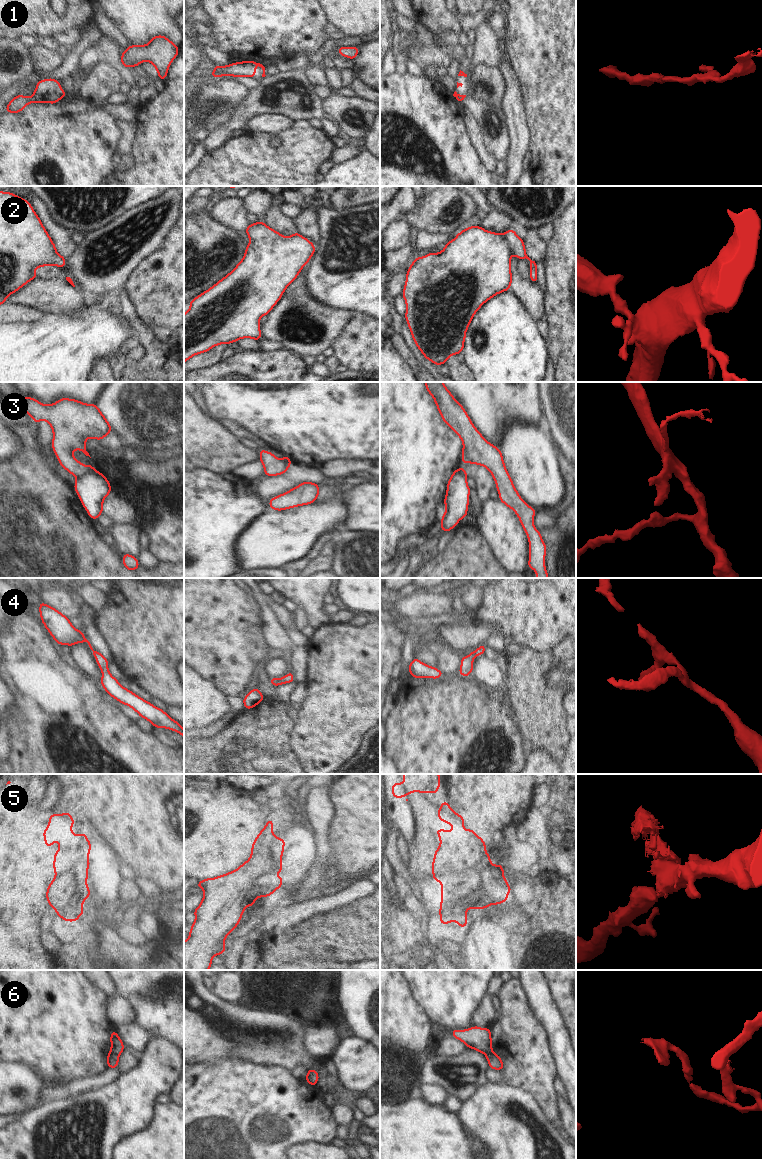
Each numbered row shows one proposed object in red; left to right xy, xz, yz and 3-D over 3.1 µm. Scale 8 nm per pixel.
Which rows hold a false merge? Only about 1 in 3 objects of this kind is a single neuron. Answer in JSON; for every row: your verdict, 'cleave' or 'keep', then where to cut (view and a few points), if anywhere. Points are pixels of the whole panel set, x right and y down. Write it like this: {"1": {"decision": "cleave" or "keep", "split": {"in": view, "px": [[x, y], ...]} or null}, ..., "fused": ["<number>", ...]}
{"1": {"decision": "keep", "split": null}, "2": {"decision": "keep", "split": null}, "3": {"decision": "cleave", "split": {"in": "xy", "px": [[93, 468], [88, 473], [77, 478]]}}, "4": {"decision": "keep", "split": null}, "5": {"decision": "cleave", "split": {"in": "yz", "px": [[491, 864], [486, 868], [459, 871], [453, 878], [440, 881]]}}, "6": {"decision": "cleave", "split": {"in": "xy", "px": [[110, 1051], [118, 1056]]}}, "fused": ["3", "5", "6"]}

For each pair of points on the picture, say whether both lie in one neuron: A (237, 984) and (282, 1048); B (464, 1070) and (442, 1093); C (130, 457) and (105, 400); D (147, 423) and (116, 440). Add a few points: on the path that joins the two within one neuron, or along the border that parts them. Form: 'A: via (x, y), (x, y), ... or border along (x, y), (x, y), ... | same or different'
A: border along (214, 994), (228, 1002), (236, 1003) | different
B: border along (422, 1083), (437, 1083), (450, 1095) | different
C: border along (125, 442), (136, 444), (143, 449) | different
D: border along (112, 428), (125, 442) | different

